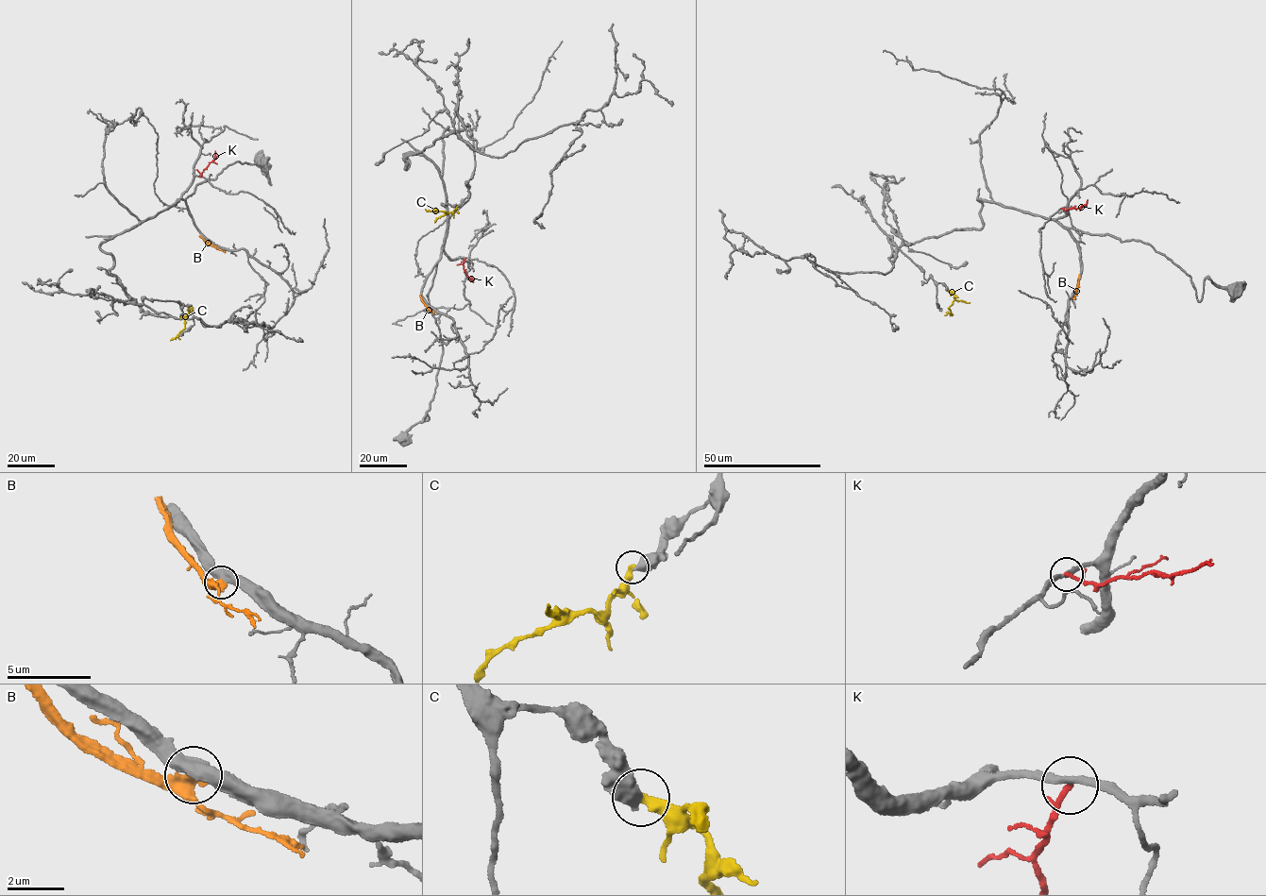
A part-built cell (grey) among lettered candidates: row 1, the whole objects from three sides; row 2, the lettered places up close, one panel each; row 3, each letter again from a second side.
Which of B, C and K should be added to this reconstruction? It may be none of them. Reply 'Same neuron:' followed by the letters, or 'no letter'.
Same neuron: no letter

